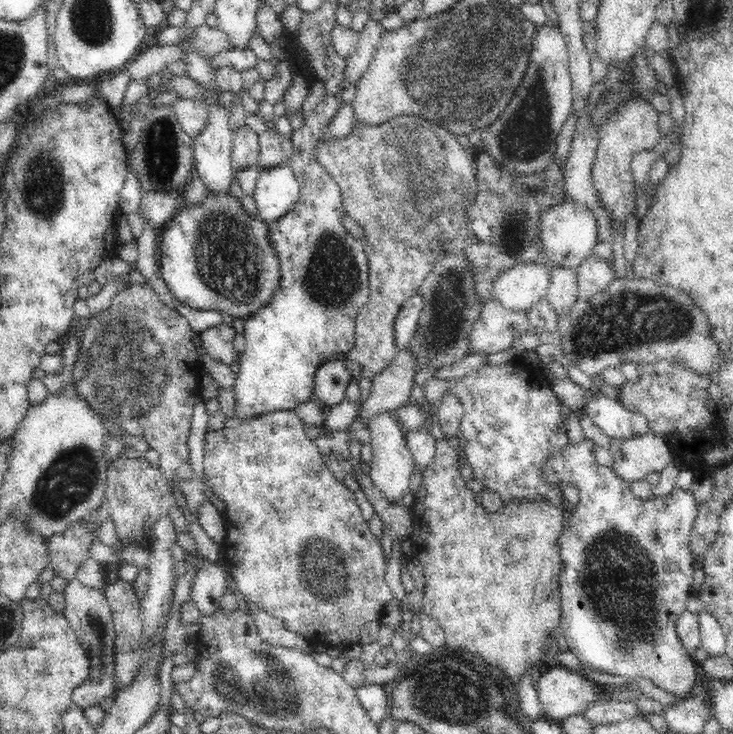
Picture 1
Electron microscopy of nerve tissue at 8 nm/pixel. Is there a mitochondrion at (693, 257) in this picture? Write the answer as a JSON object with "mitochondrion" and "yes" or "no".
{"mitochondrion":"no"}

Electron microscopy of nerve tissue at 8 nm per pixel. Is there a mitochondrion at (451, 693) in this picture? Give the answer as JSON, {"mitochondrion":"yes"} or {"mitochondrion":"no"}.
{"mitochondrion":"yes"}

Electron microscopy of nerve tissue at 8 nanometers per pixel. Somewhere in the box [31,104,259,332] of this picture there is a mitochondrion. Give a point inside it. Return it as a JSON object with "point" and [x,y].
{"point":[161,157]}

